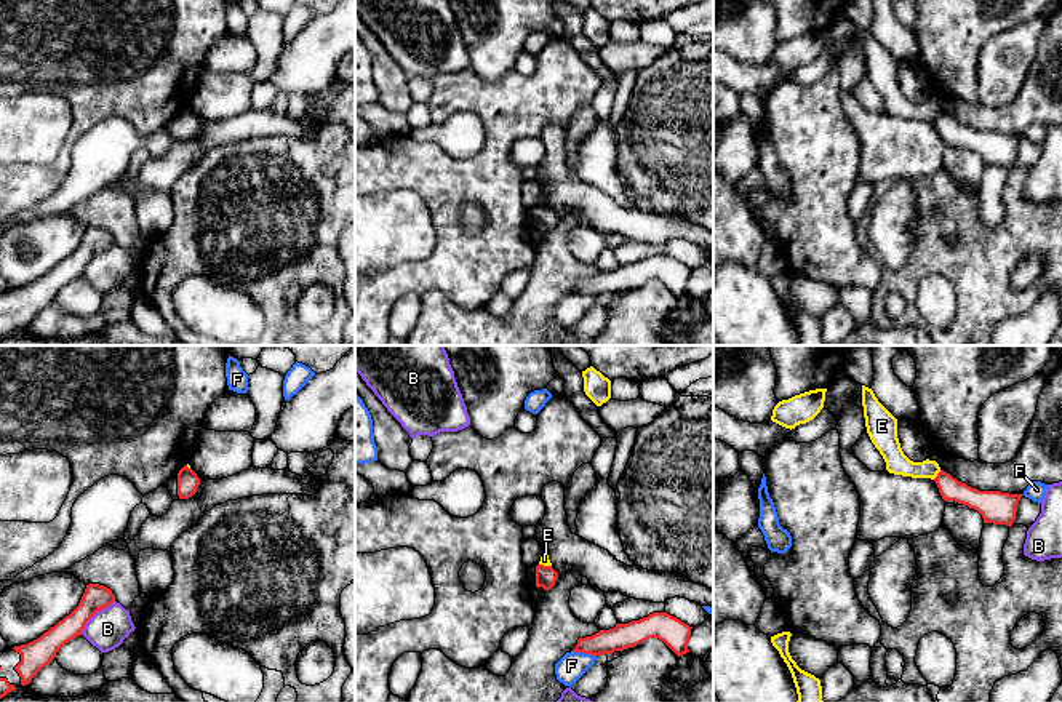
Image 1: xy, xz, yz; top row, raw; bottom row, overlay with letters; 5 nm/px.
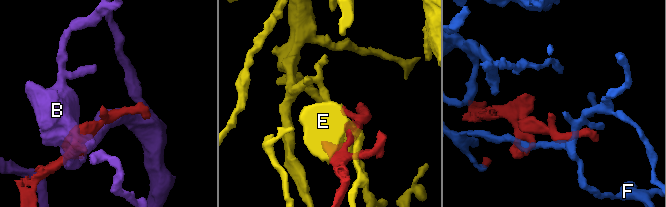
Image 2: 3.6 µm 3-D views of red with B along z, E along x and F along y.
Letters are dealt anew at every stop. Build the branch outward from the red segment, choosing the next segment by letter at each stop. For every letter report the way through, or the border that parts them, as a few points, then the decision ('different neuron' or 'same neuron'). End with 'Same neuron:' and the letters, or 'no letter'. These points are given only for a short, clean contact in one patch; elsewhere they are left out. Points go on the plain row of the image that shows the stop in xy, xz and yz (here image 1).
B: different neuron
E: along yz (941, 112), (933, 120) | different neuron
F: different neuron
Same neuron: no letter

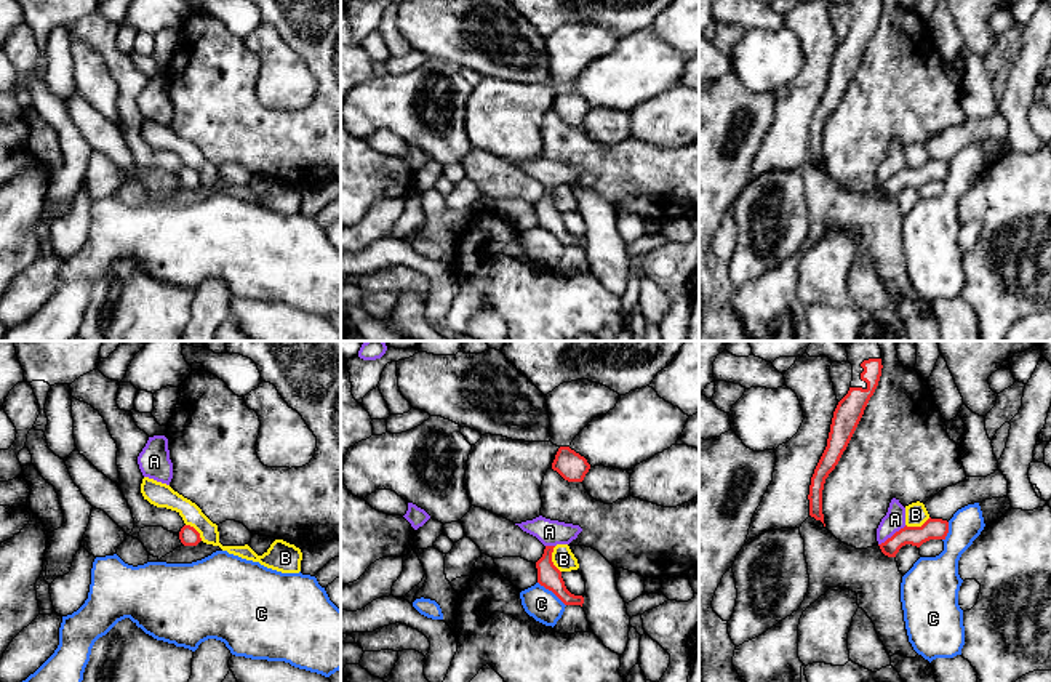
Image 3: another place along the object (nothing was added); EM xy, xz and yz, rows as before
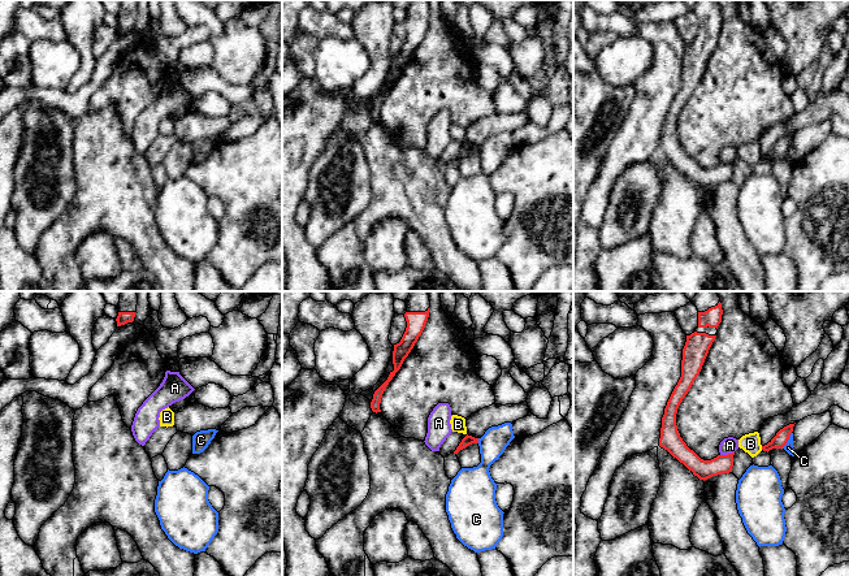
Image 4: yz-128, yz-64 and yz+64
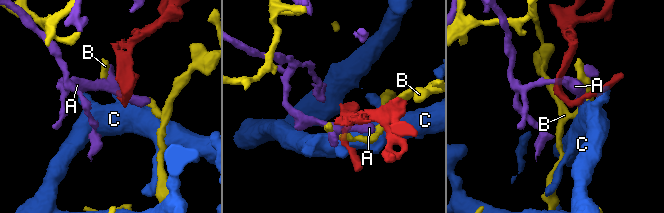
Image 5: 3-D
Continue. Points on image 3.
A: along yz (906, 167), (879, 186) | different neuron
B: along xz (554, 188), (552, 205), (560, 213) | different neuron
C: along xz (538, 223), (565, 247) | different neuron
Same neuron: no letter

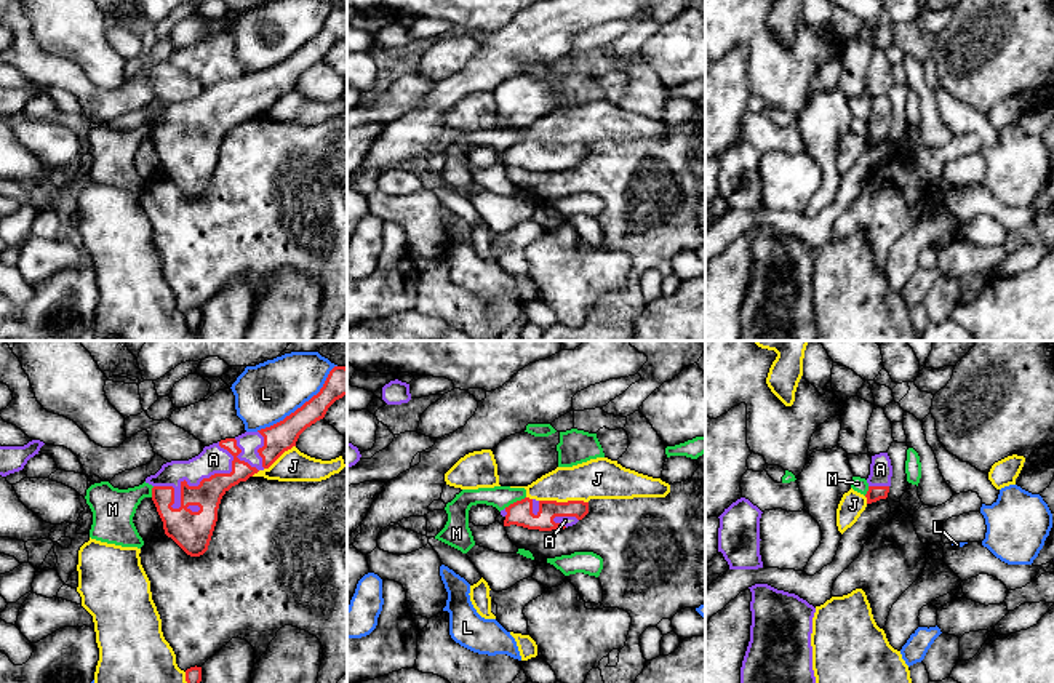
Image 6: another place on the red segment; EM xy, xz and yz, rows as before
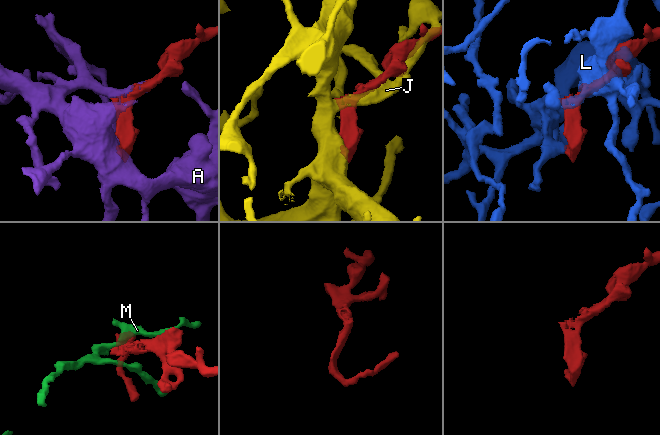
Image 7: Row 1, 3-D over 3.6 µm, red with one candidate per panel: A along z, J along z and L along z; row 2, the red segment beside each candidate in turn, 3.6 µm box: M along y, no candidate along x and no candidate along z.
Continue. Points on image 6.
A: same neuron
J: different neuron
L: different neuron
M: along xz (525, 138), (504, 149) | different neuron
Same neuron: A

